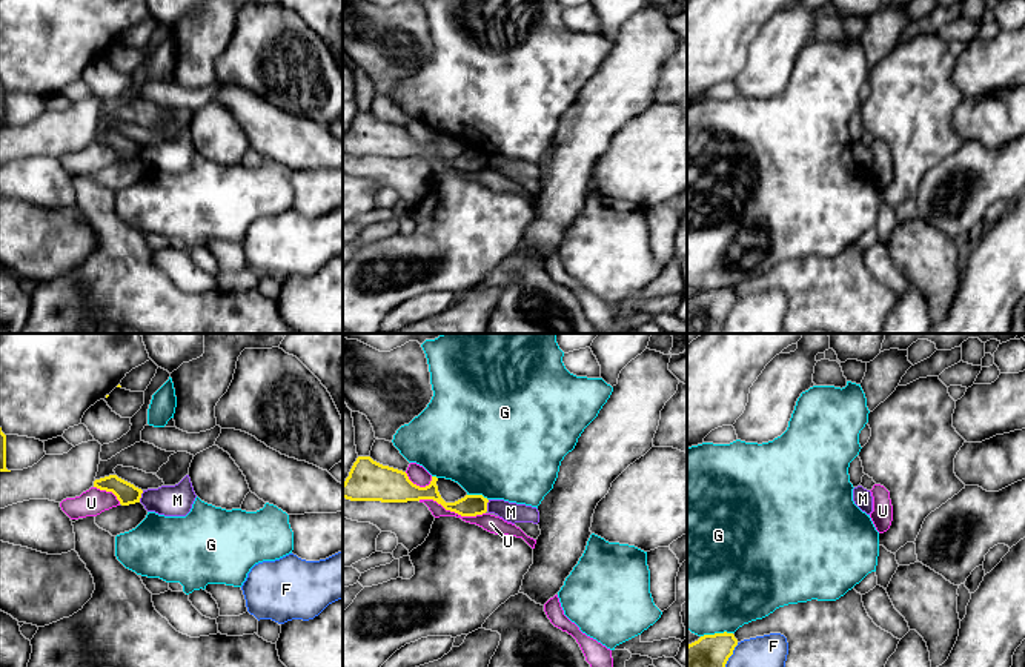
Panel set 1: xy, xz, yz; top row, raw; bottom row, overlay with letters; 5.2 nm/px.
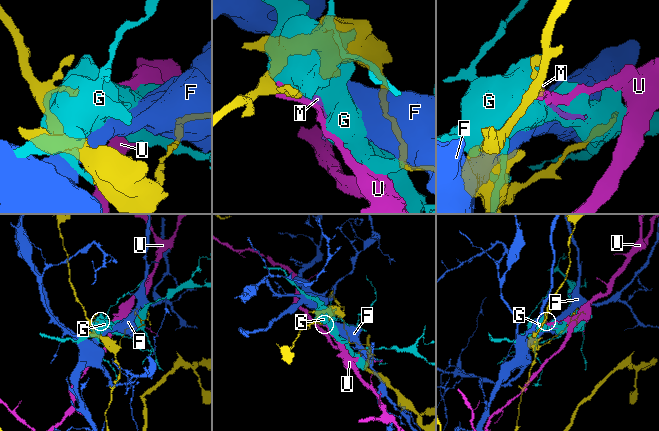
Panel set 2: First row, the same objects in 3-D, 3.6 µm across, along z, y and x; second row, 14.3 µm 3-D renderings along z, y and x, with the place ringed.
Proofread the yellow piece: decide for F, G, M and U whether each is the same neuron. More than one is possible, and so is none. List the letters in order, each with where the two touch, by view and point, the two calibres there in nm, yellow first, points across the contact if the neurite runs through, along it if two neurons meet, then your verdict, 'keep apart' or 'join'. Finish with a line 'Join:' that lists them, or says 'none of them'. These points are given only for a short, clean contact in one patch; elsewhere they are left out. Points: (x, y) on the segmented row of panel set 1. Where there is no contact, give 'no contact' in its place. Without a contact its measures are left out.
F: contact yz (732, 653); calibres 180 and 180 nm; keep apart
G: contact yz (716, 633); calibres 180 and 500 nm; keep apart
M: contact xy (140, 497); calibres 110 and 160 nm; border xy (143, 491), (139, 501); keep apart
U: contact xz (452, 511); calibres 110 and 90 nm; border xz (418, 500), (435, 500), (446, 509), (461, 515), (484, 514); keep apart
Join: none of them

